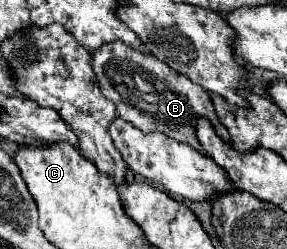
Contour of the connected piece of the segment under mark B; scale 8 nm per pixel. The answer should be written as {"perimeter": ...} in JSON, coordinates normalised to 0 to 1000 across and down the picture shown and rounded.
{"perimeter":[[[418,161],[362,177],[362,193],[321,209],[321,225],[328,225],[321,265],[341,305],[355,378],[404,418],[411,466],[425,482],[474,506],[502,538],[523,530],[585,538],[592,554],[648,570],[655,586],[711,618],[711,594],[683,546],[683,482],[725,474],[746,498],[760,546],[801,570],[794,522],[780,522],[780,506],[760,490],[732,378],[690,337],[669,337],[669,321],[655,321],[648,305],[599,281],[585,257],[557,249],[544,225],[474,209],[467,193],[425,177]]]}

